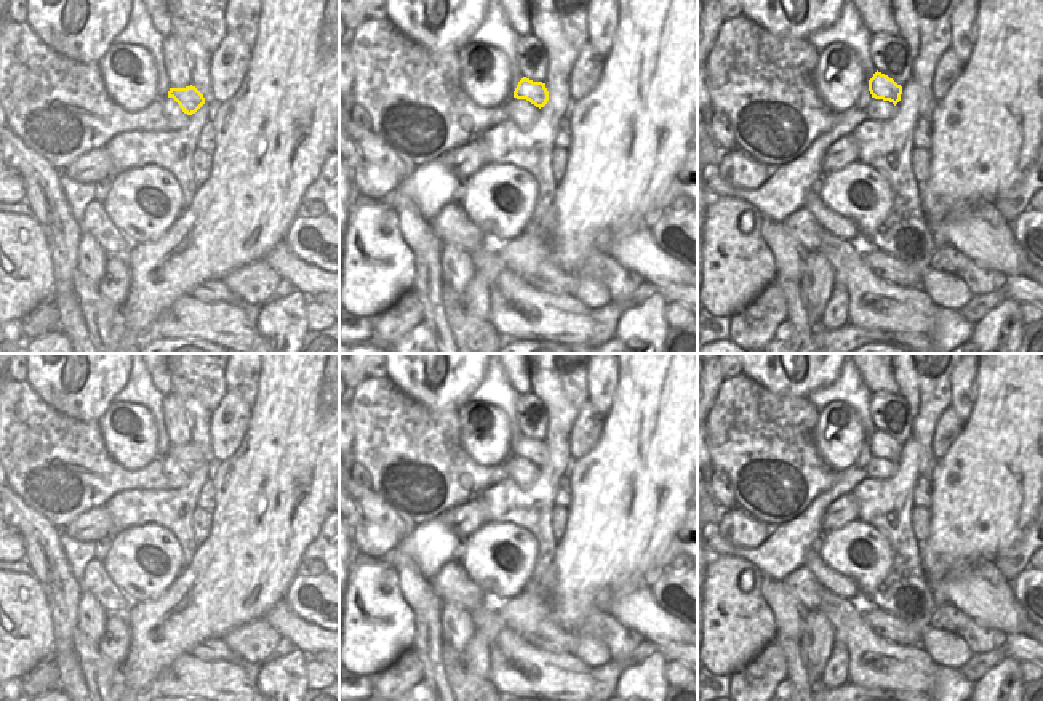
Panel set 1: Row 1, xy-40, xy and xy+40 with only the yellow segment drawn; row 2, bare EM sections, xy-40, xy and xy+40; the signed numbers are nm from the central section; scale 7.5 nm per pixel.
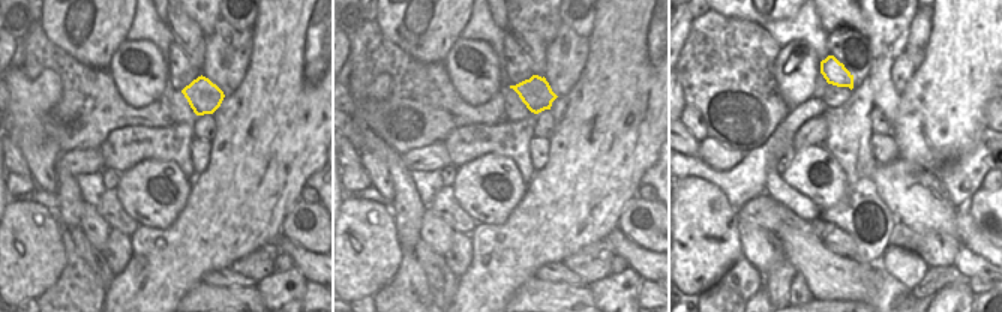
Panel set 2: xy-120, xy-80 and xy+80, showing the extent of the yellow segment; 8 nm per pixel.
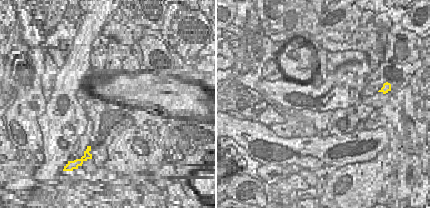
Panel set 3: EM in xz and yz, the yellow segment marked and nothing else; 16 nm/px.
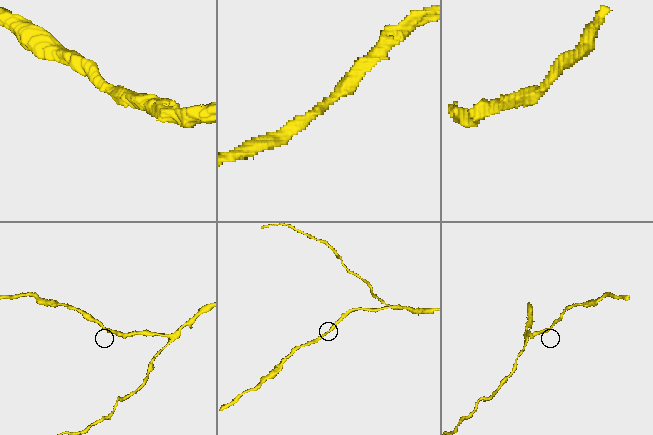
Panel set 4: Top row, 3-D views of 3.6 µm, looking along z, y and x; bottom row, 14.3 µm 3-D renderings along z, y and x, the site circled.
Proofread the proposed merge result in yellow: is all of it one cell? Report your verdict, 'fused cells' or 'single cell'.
single cell

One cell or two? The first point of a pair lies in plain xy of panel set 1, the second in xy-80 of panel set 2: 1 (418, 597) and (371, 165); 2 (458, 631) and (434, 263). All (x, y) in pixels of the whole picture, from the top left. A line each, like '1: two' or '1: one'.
1: one
2: two

